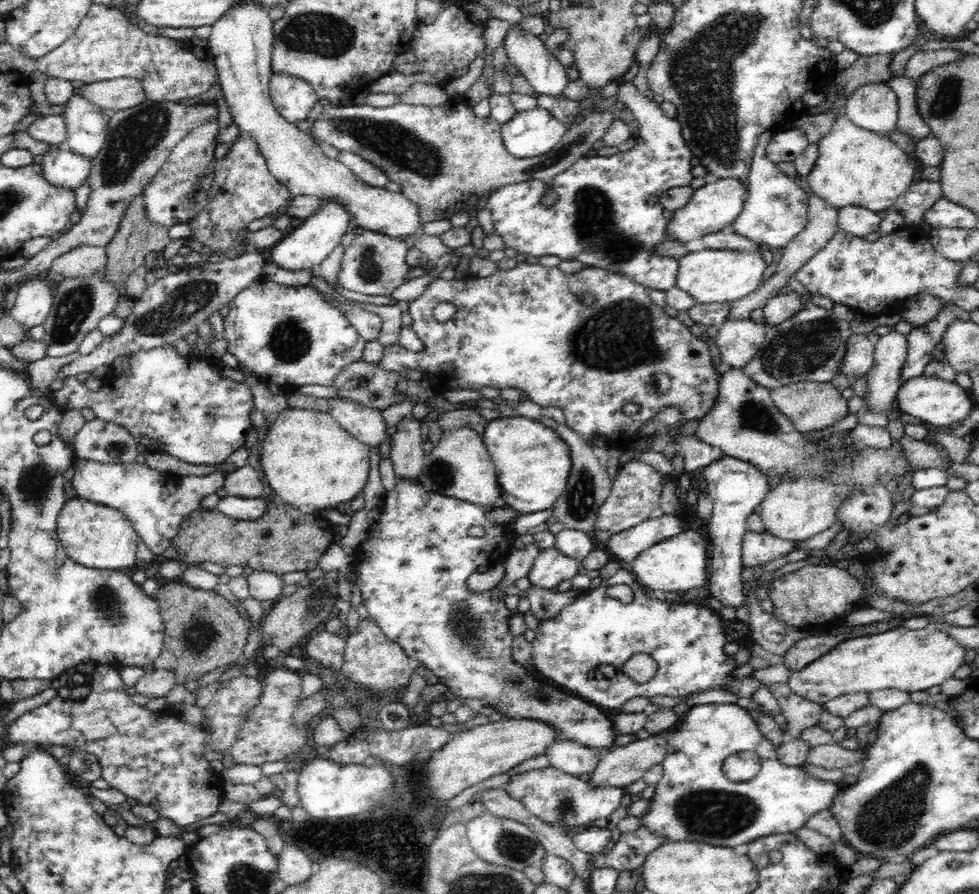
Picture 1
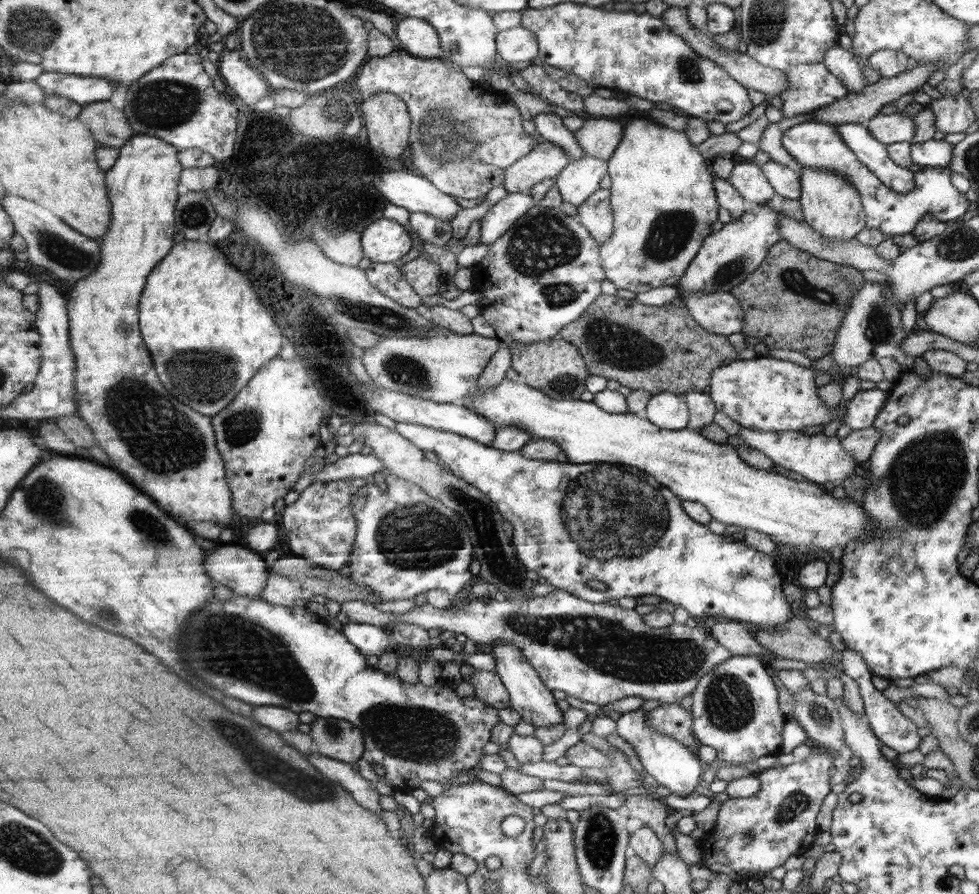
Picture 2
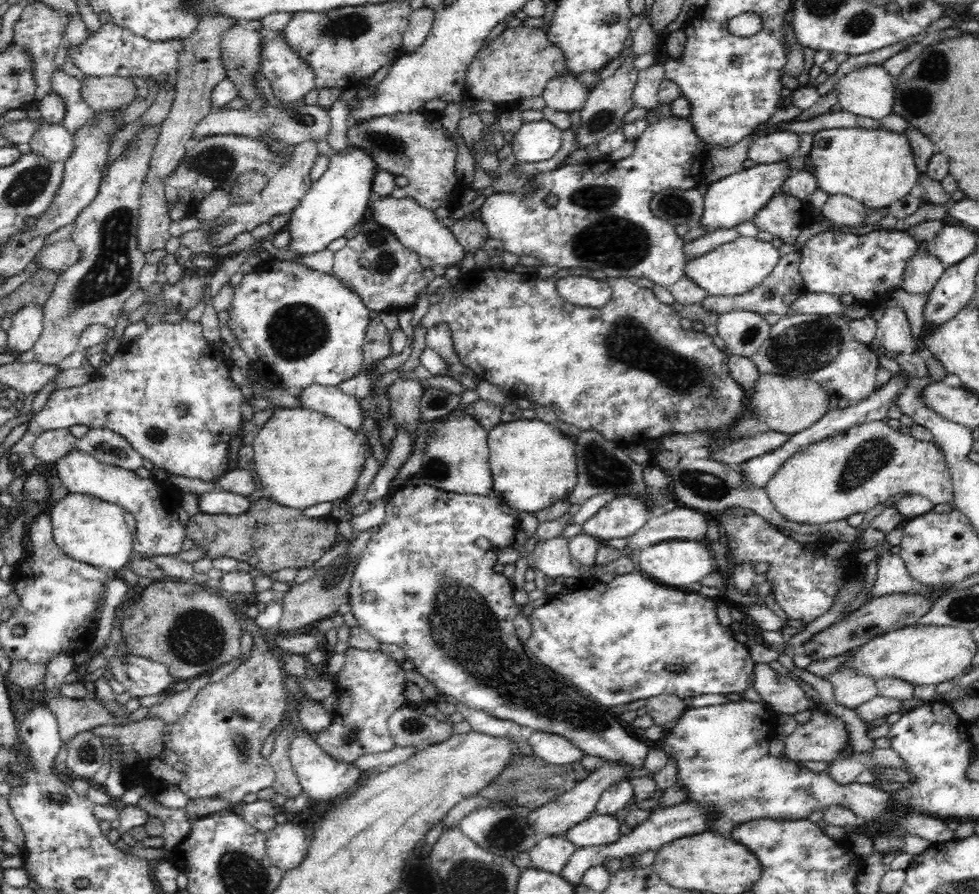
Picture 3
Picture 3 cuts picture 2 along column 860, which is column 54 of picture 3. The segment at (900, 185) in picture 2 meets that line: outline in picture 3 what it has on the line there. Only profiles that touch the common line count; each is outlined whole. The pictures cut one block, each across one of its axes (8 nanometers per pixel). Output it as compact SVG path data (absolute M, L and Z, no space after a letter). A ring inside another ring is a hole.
M42 124L38 127L38 130L32 134L29 145L32 151L44 153L48 159L61 159L61 162L65 163L71 150L71 133L64 128L64 124Z

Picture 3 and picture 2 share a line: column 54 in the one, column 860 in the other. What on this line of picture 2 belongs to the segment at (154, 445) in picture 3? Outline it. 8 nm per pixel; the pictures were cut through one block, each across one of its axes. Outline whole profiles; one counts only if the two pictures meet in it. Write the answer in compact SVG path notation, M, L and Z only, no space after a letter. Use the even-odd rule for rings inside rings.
M887 386L868 390L860 389L854 398L843 404L845 406L843 423L854 431L874 426L887 400L889 400Z

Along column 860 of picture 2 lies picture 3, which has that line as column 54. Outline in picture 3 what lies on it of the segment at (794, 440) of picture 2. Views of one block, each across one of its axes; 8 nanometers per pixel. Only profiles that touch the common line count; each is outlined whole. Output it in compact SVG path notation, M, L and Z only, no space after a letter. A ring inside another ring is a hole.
M77 449L60 457L54 463L58 477L69 493L81 493L90 497L116 504L136 518L136 535L132 541L132 552L146 556L175 556L181 552L182 542L186 539L185 528L180 524L177 506L181 493L173 487L152 480L140 478L135 471L124 470L110 464L103 464L90 453L82 453Z

